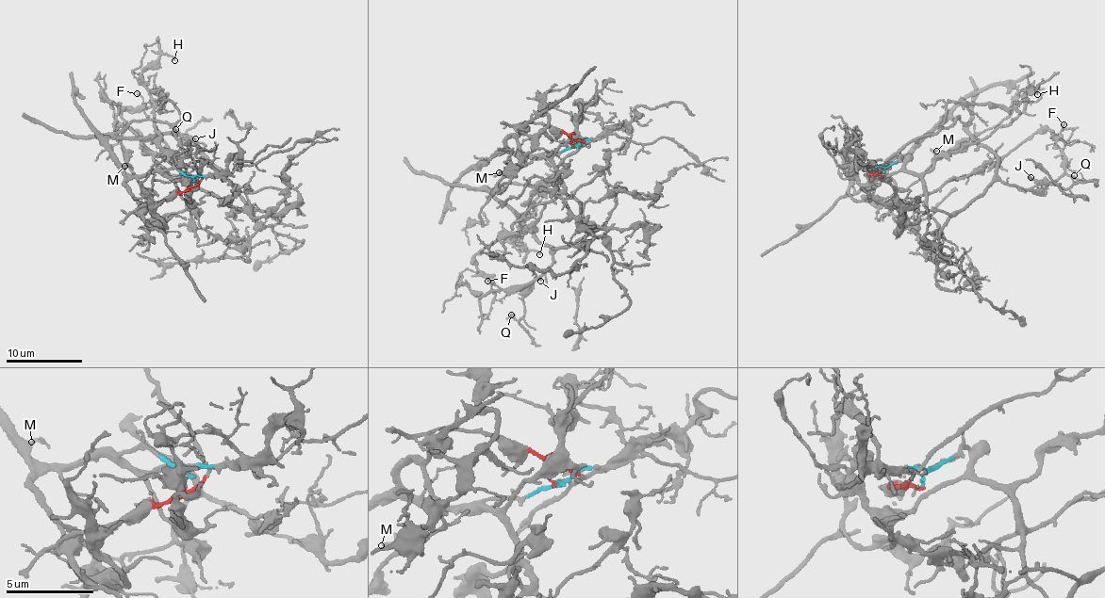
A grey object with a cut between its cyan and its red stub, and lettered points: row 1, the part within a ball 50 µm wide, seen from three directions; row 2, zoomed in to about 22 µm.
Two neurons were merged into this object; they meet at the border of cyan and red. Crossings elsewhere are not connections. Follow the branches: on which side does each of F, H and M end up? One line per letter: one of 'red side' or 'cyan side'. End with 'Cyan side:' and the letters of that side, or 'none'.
F: cyan side
H: cyan side
M: cyan side
Cyan side: F, H, M

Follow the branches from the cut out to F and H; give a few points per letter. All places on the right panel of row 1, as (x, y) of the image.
F: (883, 173), (901, 156), (926, 190), (934, 190), (995, 165), (1036, 133), (1058, 136), (1063, 123)
H: (883, 173), (901, 156), (906, 169), (920, 174), (943, 154), (955, 153), (1010, 122), (1036, 85), (1036, 94)

